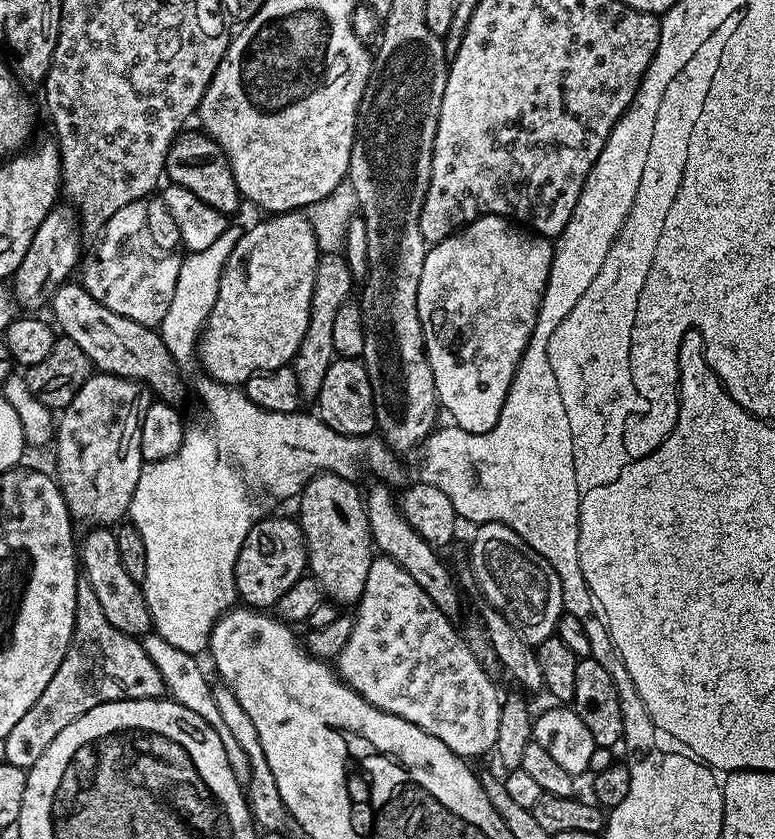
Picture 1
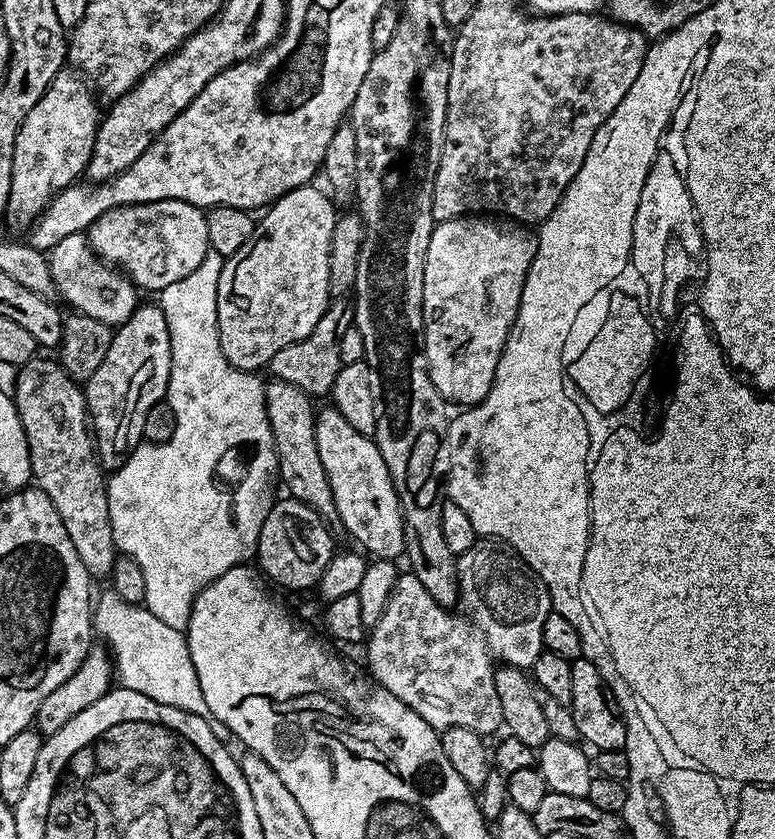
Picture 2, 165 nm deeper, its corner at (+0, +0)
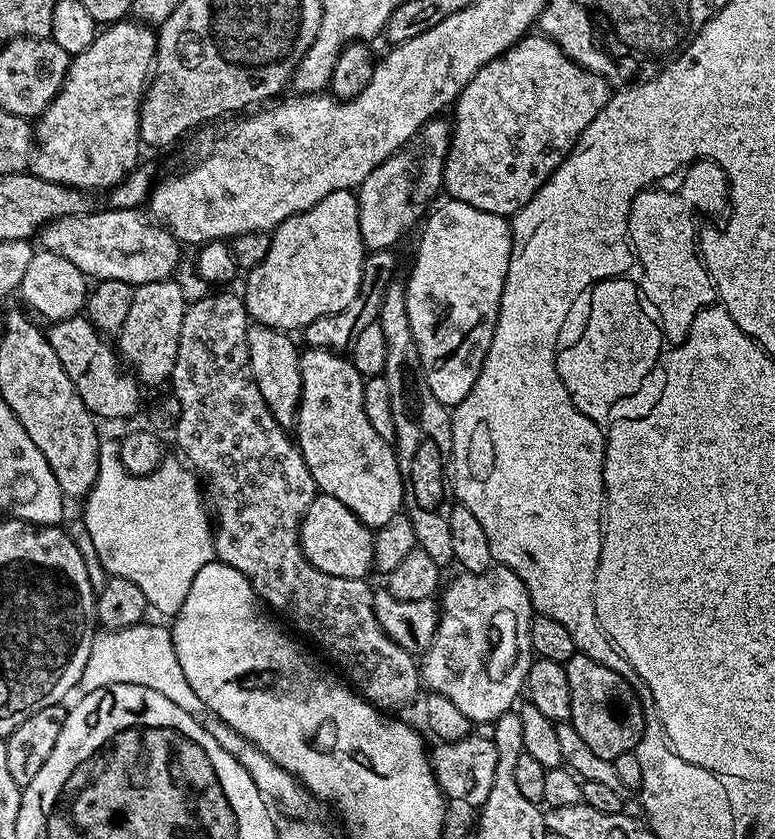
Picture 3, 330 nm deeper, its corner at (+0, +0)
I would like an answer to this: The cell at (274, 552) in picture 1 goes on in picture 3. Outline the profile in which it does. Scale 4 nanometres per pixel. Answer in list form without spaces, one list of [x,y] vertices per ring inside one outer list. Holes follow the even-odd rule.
[[[318,494],[310,502],[300,520],[300,549],[302,554],[322,574],[338,578],[365,579],[374,568],[374,532],[338,498]]]

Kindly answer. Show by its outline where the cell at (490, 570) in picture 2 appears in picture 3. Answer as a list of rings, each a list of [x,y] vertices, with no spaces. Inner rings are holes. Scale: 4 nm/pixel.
[[[493,566],[484,572],[464,572],[446,588],[443,589],[444,597],[442,592],[438,600],[440,624],[430,646],[418,660],[420,679],[429,693],[437,692],[450,698],[450,702],[454,702],[454,706],[458,706],[458,710],[462,710],[473,725],[488,726],[502,718],[502,714],[513,711],[516,695],[525,691],[524,680],[534,659],[530,642],[534,609],[530,594],[522,578],[518,578],[514,570],[503,566]]]

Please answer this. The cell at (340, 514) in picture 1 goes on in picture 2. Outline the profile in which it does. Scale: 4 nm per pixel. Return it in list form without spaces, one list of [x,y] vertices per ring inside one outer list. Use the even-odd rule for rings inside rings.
[[[275,379],[265,385],[264,401],[267,406],[267,420],[274,435],[276,455],[279,458],[277,468],[279,481],[285,484],[291,499],[310,506],[328,523],[337,523],[337,507],[334,505],[333,491],[330,489],[329,478],[318,453],[316,408],[312,406],[311,397],[300,388]]]

